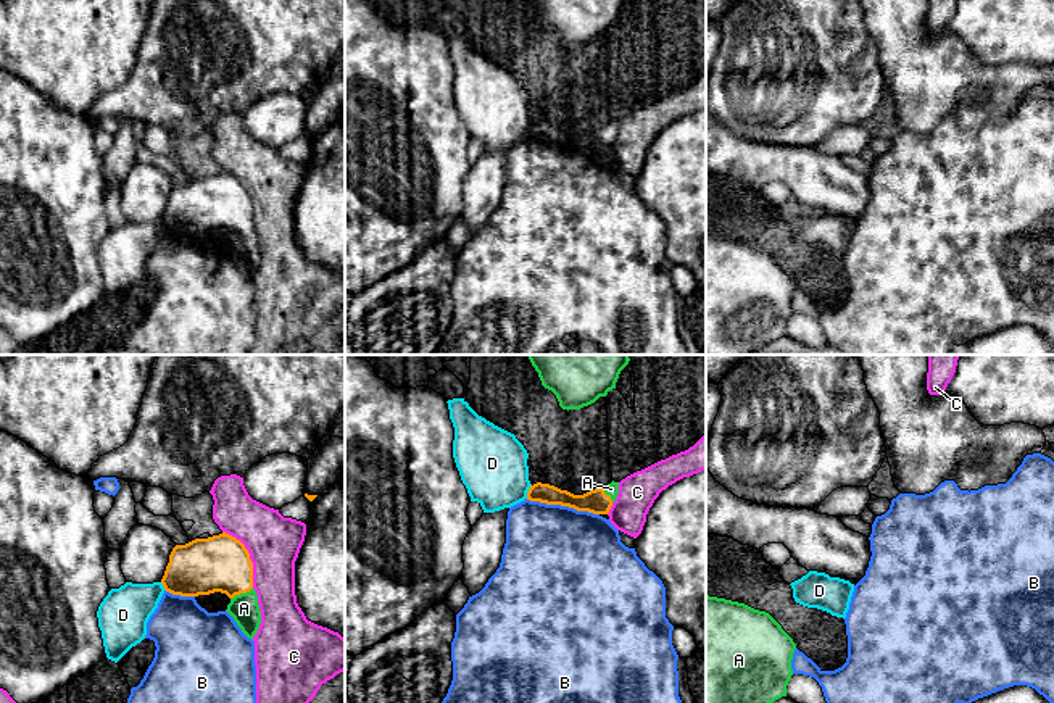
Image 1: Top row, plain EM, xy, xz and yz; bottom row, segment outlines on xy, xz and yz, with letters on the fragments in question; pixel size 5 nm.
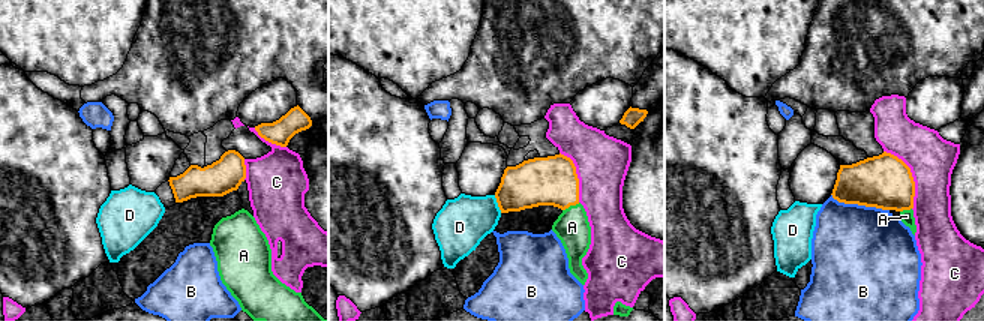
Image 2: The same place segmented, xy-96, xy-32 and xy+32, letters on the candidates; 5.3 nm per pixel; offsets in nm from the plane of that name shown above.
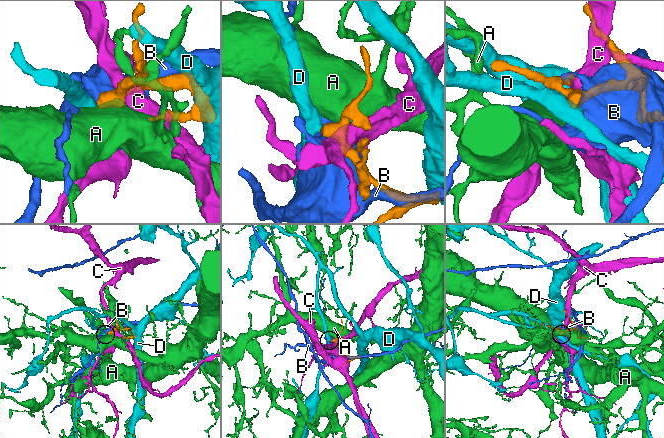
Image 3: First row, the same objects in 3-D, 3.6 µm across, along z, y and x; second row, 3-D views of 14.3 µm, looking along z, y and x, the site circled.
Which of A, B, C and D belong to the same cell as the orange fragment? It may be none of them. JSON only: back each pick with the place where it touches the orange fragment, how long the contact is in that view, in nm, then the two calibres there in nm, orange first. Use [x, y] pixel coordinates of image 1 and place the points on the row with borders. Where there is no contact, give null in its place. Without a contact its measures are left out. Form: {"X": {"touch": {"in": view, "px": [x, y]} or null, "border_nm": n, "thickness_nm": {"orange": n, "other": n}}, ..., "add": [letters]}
{"A": {"touch": {"in": "xy", "px": [240, 592]}, "border_nm": 130, "thickness_nm": {"orange": 280, "other": 150}}, "add": ["A"]}

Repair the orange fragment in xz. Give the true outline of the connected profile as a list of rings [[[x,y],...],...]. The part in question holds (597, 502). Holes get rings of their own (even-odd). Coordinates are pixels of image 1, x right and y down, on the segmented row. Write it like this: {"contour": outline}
{"contour": [[[537,482],[530,485],[527,500],[546,505],[569,506],[577,511],[593,514],[608,514],[619,493],[619,482],[611,482],[601,489],[590,490],[583,495],[574,495],[550,484]]]}

